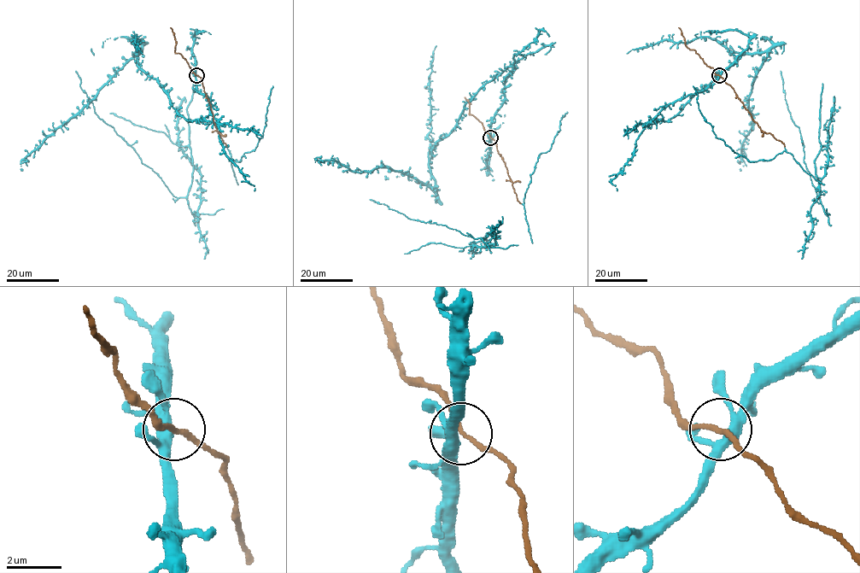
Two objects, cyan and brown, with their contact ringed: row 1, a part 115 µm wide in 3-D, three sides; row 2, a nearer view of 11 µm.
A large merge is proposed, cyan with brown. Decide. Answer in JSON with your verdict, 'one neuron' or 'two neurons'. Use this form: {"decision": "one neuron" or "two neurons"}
{"decision": "one neuron"}

